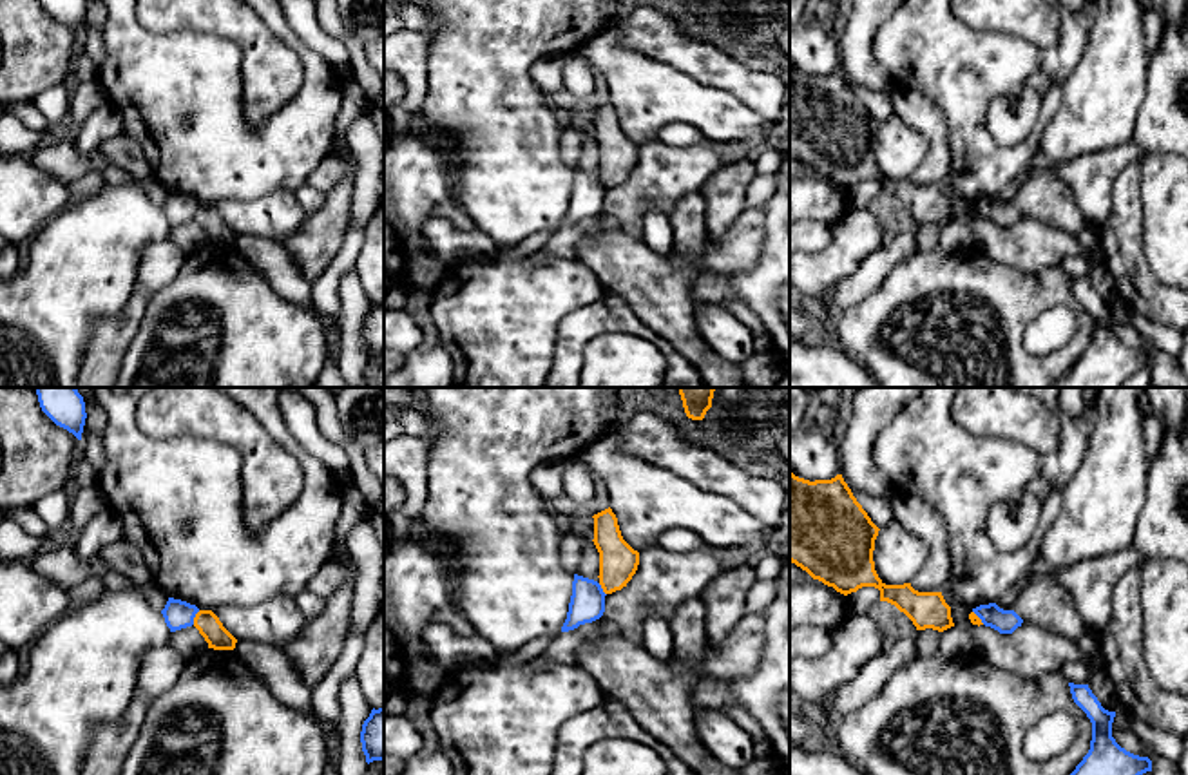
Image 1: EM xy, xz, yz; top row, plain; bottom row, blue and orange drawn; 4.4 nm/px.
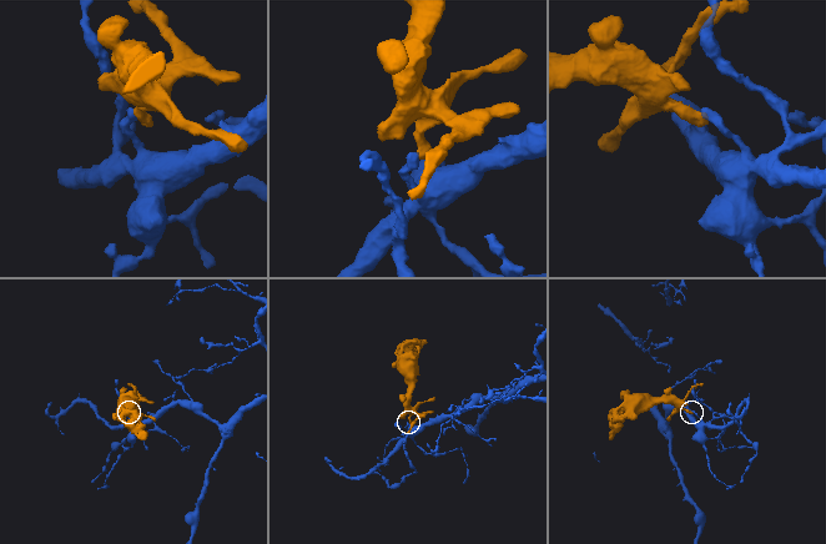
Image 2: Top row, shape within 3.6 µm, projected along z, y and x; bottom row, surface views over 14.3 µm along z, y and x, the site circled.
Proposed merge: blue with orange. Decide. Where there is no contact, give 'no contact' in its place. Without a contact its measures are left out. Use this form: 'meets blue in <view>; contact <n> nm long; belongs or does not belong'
meets blue in xy; contact 70 nm long; does not belong

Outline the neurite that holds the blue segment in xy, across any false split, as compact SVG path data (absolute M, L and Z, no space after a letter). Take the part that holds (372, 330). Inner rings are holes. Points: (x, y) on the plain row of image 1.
M384 302L371 304L360 326L366 357L384 355Z

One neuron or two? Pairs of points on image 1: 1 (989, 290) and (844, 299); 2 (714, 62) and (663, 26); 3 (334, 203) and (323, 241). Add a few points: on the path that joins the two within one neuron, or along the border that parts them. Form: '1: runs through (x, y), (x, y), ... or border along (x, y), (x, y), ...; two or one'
1: border along (893, 267), (870, 294), (832, 315); two
2: runs through (701, 60), (676, 38); one
3: runs through (334, 212), (325, 232); one

